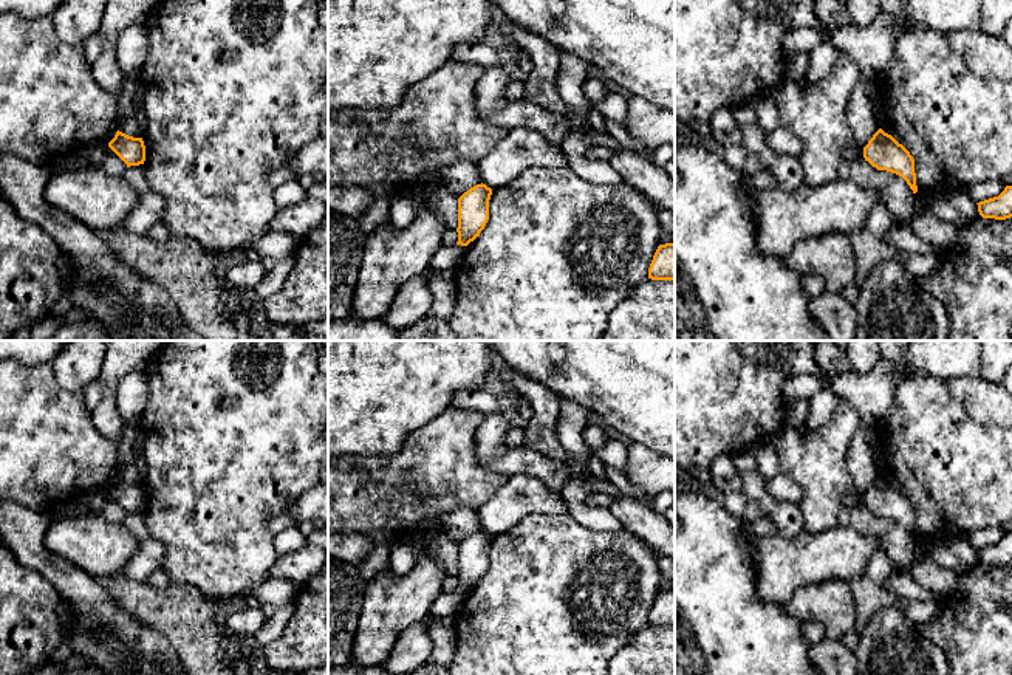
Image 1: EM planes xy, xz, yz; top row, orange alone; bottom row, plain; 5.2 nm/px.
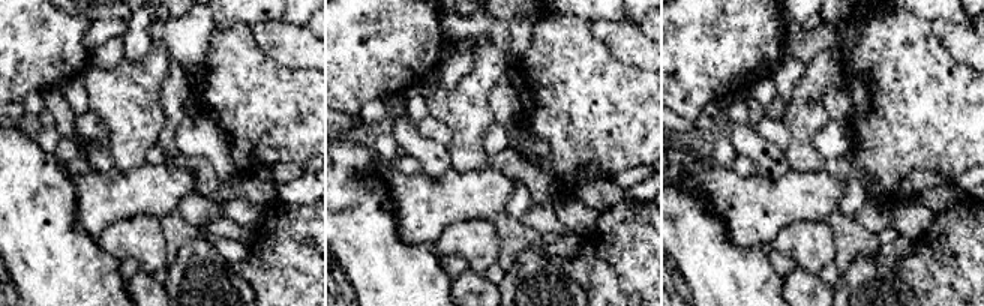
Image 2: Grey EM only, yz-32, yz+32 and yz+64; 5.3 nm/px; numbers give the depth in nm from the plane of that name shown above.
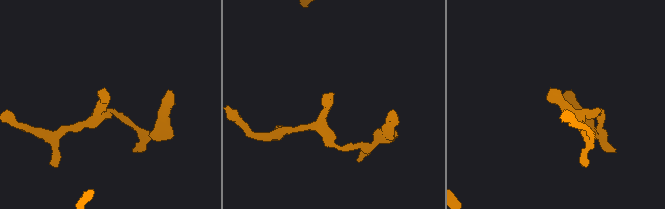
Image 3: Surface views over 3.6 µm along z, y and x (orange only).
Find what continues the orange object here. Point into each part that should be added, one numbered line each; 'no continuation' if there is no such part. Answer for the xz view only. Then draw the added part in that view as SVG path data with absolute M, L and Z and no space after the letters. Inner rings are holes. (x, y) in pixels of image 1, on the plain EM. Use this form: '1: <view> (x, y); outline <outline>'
no continuation

